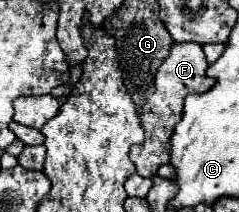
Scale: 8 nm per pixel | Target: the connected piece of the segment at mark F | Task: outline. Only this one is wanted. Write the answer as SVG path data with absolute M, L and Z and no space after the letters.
M174 43L170 49L170 55L162 61L158 67L158 73L154 77L154 93L142 107L142 123L146 131L146 139L140 145L134 145L130 151L130 159L136 165L136 171L142 177L154 177L158 173L158 167L164 163L170 163L168 149L170 149L170 137L174 133L176 123L182 119L182 107L184 97L194 93L206 93L216 83L212 77L206 75L208 61L200 45L196 43Z

